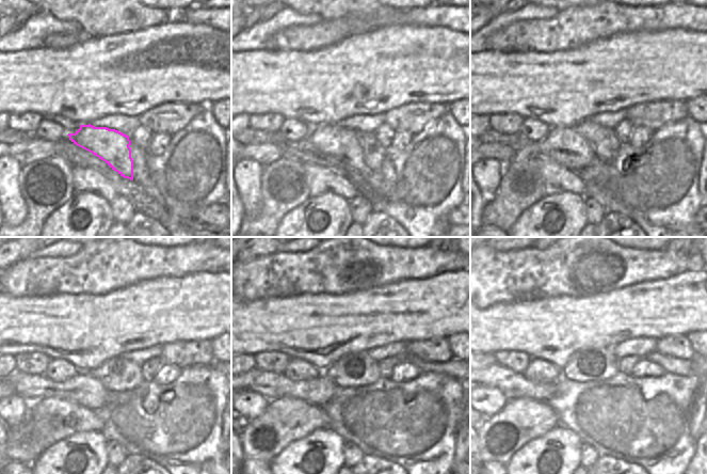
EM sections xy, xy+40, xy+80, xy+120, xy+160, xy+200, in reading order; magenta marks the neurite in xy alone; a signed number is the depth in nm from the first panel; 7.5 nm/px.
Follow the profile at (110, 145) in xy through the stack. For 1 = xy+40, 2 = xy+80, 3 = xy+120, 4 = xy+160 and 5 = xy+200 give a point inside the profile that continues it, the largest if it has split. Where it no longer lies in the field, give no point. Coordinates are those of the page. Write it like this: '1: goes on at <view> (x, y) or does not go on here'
1: goes on at xy+40 (339, 142)
2: goes on at xy+80 (564, 145)
3: goes on at xy+120 (84, 390)
4: goes on at xy+160 (318, 391)
5: goes on at xy+200 (513, 384)

